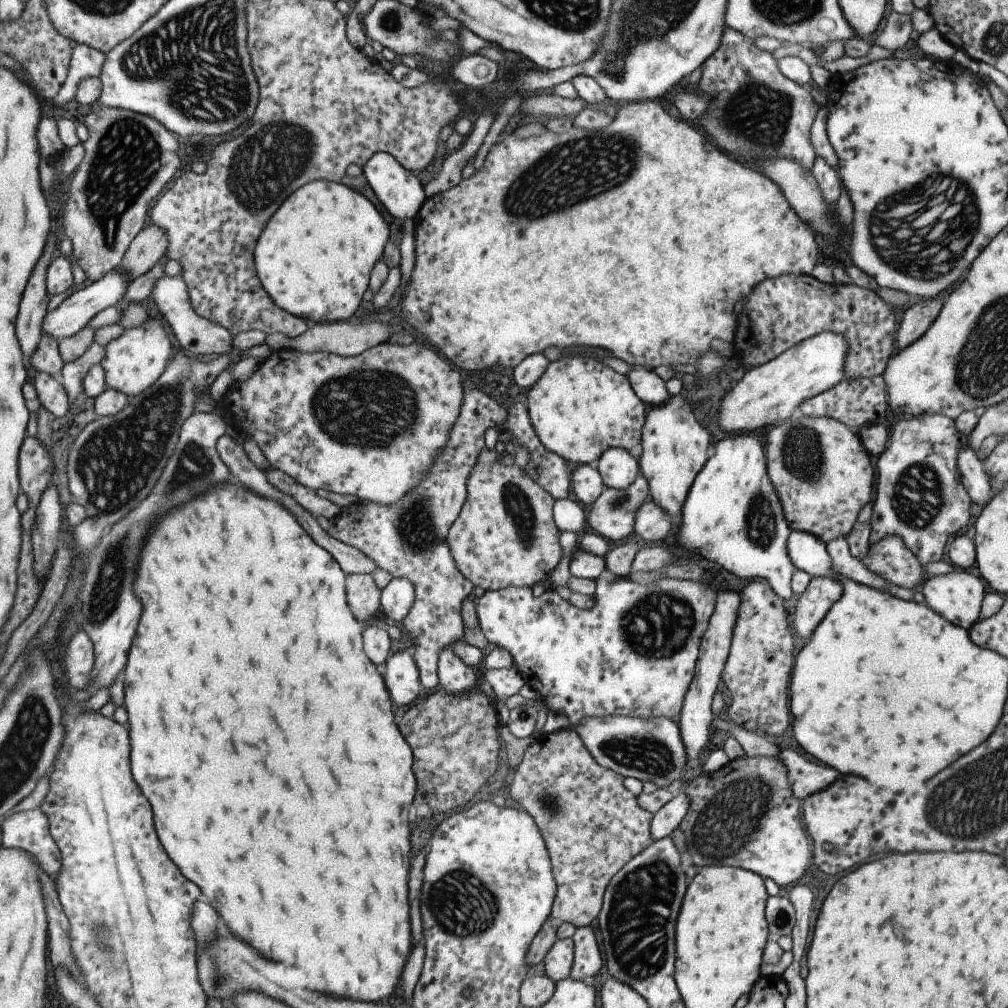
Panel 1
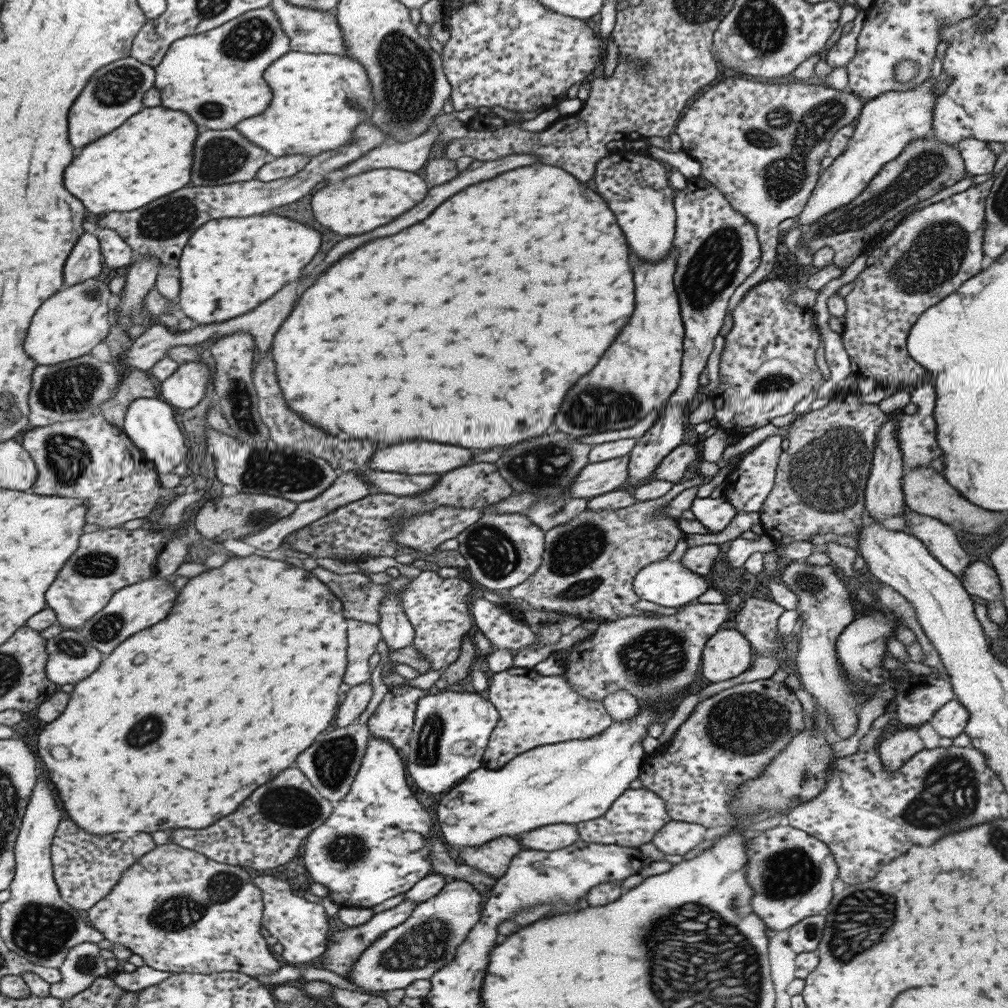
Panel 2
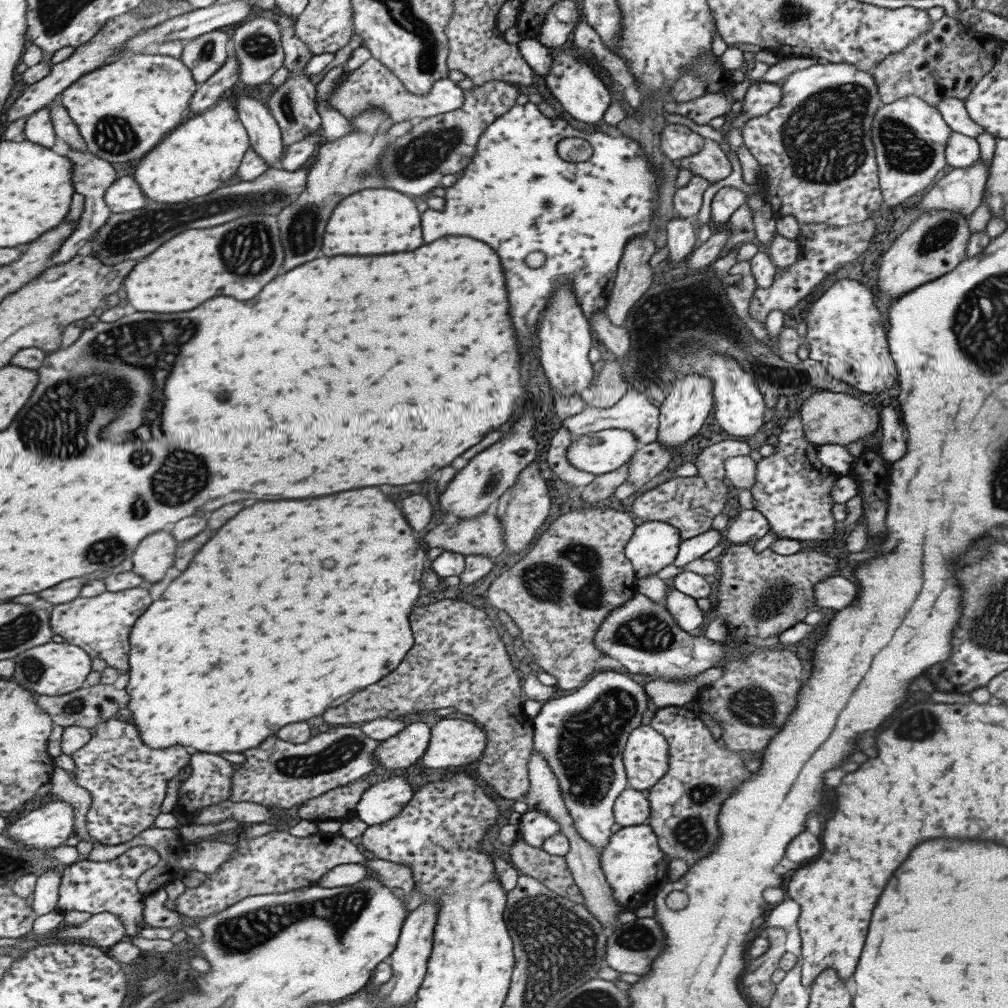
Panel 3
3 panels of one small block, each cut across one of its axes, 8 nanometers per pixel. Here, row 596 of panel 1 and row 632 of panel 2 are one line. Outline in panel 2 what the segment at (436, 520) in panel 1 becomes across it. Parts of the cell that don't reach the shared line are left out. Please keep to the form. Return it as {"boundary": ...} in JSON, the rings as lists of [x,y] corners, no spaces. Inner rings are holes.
{"boundary":[[[423,568],[398,594],[402,611],[414,630],[411,646],[430,662],[430,670],[451,664],[459,656],[462,638],[474,630],[466,603],[469,588],[461,578],[441,578],[435,571]]]}

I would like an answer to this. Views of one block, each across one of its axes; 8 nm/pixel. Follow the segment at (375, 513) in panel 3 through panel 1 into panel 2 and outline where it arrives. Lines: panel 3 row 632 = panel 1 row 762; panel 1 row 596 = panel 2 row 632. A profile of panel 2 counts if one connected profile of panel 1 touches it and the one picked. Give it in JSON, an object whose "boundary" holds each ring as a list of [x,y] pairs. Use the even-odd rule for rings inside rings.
{"boundary":[[[253,553],[245,558],[227,558],[227,562],[223,562],[219,568],[205,570],[191,578],[179,590],[173,602],[173,614],[169,610],[161,622],[133,634],[133,638],[127,638],[115,646],[111,654],[104,655],[97,670],[73,686],[63,714],[39,732],[39,758],[45,764],[47,776],[55,786],[68,818],[85,832],[96,835],[123,830],[167,832],[171,828],[205,828],[217,818],[233,812],[257,786],[289,768],[295,756],[311,746],[317,735],[326,730],[340,701],[337,688],[345,672],[346,618],[343,618],[341,602],[329,590],[328,586],[311,574],[307,576],[307,572],[301,568],[281,560],[259,558]],[[53,746],[67,748],[67,758],[55,760],[51,756]]]}

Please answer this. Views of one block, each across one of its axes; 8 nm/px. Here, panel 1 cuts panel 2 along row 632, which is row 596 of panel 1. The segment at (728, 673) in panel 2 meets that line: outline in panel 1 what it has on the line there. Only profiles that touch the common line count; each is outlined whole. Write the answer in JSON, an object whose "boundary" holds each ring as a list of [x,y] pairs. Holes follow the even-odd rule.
{"boundary":[[[715,588],[713,590],[716,594],[715,604],[709,615],[705,632],[702,632],[693,678],[686,690],[684,699],[682,700],[682,707],[676,718],[686,757],[688,758],[688,762],[693,762],[693,764],[695,764],[697,755],[701,752],[701,748],[707,742],[707,736],[709,736],[709,727],[713,719],[711,716],[711,700],[713,700],[713,694],[721,688],[721,673],[723,672],[730,649],[733,625],[737,618],[738,608],[740,607],[739,591]]]}

